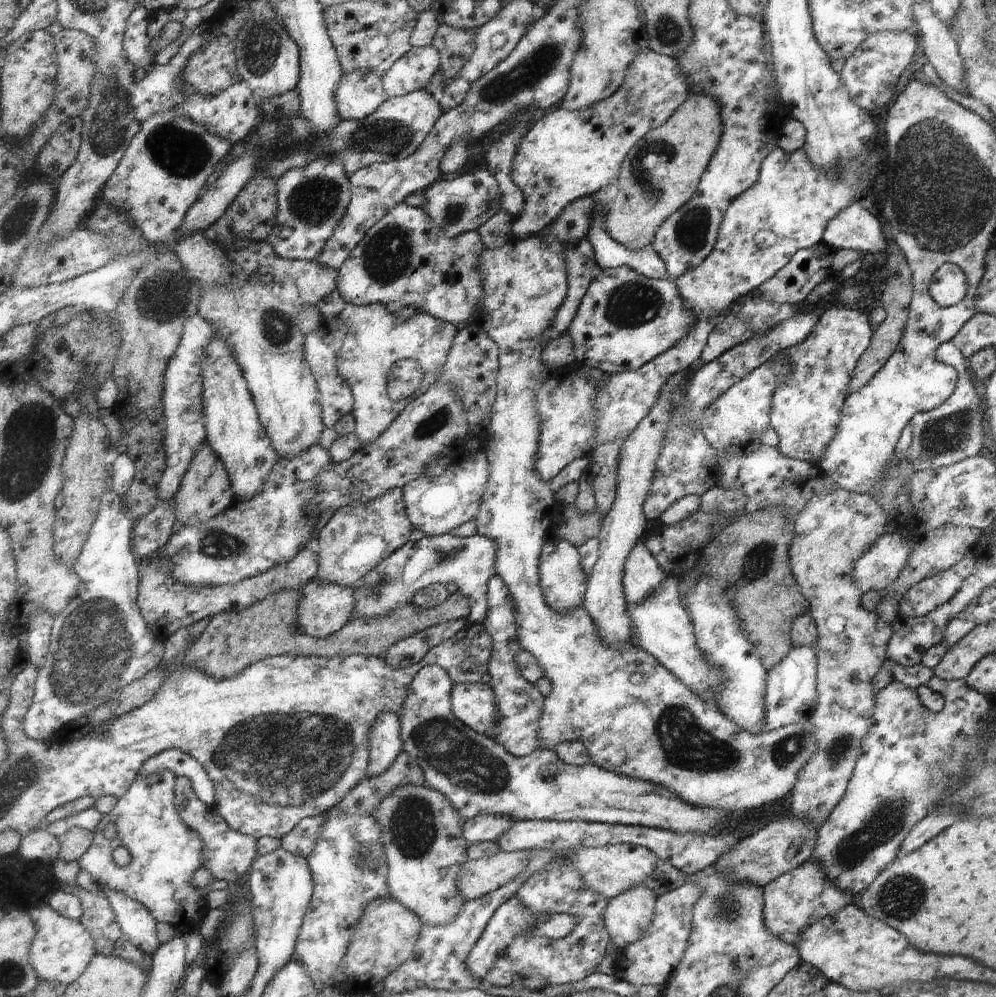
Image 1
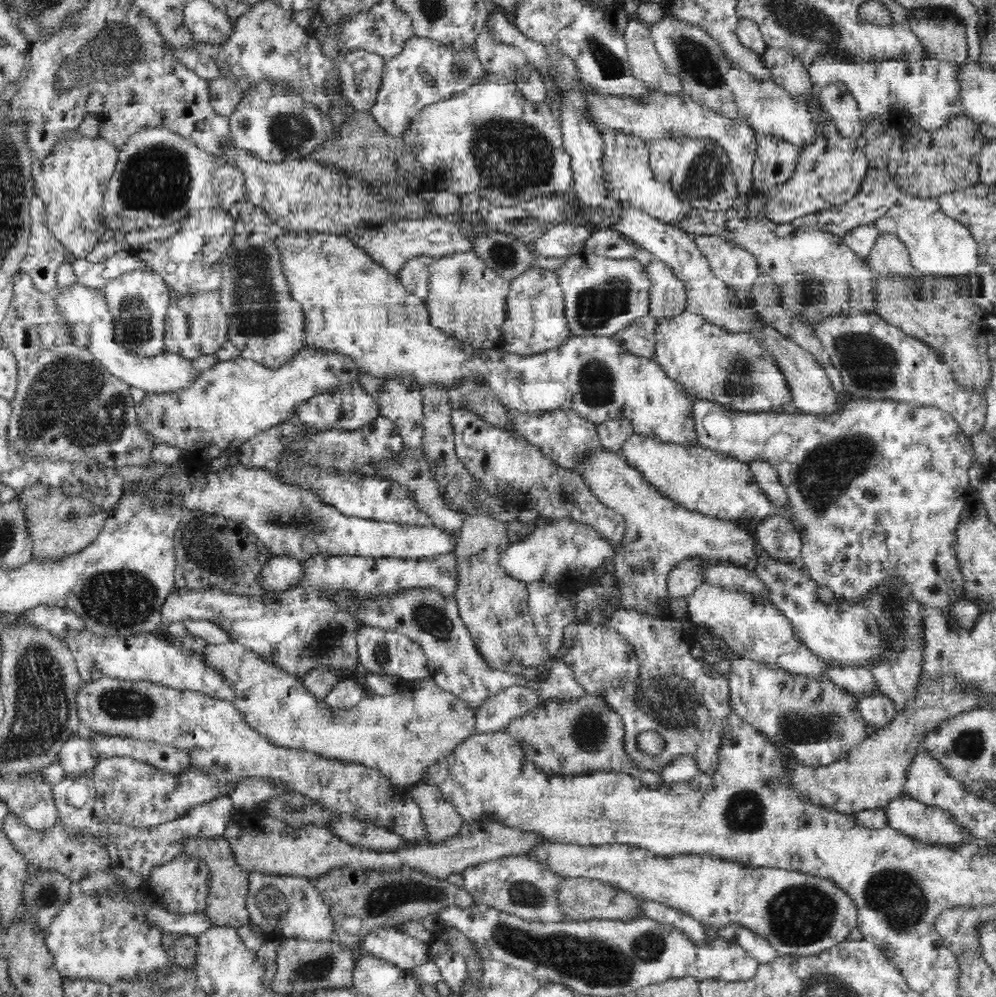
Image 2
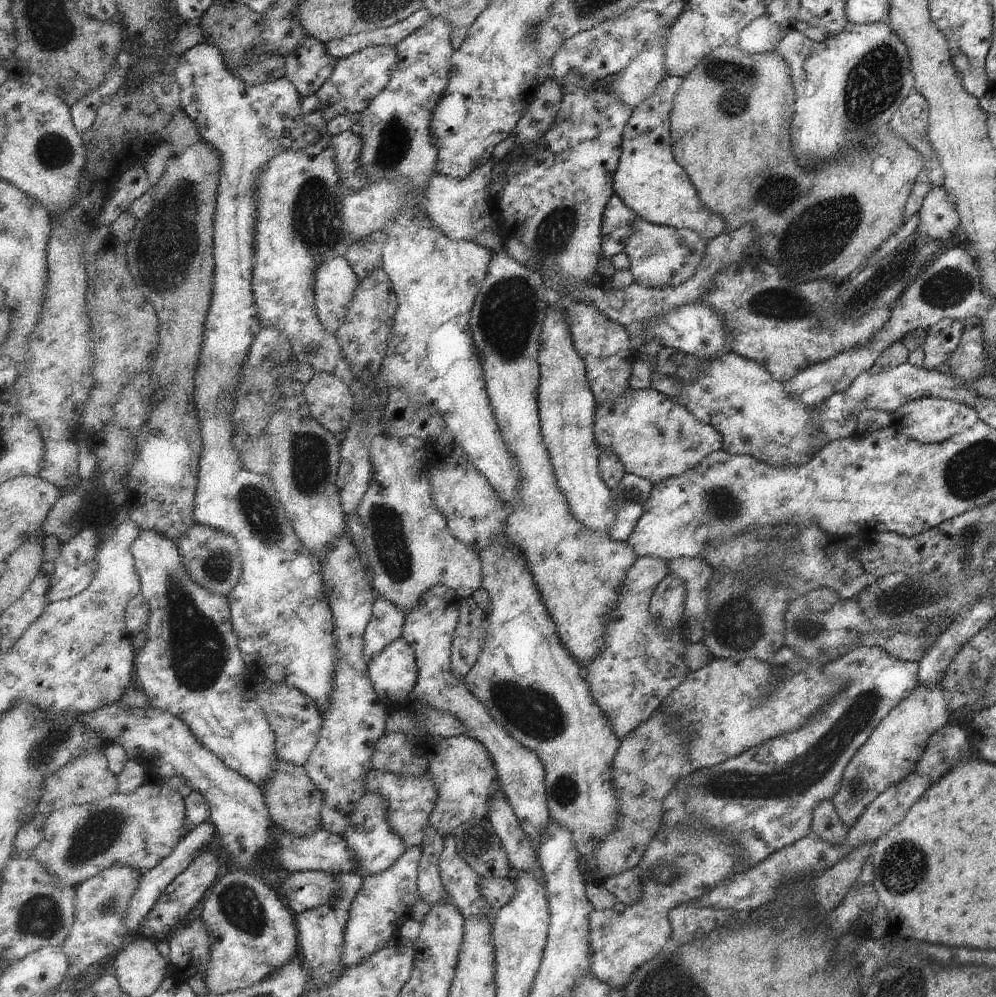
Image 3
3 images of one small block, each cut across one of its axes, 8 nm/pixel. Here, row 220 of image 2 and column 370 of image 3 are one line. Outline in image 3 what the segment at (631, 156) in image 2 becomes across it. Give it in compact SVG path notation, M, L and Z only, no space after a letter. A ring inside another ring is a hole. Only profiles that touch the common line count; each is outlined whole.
M403 637L390 644L381 654L378 654L368 663L368 671L376 693L388 706L393 702L407 702L408 694L414 692L420 676L420 668L416 661L416 652L408 640Z

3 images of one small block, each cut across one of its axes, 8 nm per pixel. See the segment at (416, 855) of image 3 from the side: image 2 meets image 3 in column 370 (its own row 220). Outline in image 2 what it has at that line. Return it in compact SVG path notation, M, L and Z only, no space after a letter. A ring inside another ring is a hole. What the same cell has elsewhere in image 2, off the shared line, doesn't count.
M902 194L896 204L884 216L874 222L880 234L896 234L909 251L911 264L919 273L936 277L969 276L979 264L979 245L971 234L971 230L964 223L948 216L935 198L917 197Z

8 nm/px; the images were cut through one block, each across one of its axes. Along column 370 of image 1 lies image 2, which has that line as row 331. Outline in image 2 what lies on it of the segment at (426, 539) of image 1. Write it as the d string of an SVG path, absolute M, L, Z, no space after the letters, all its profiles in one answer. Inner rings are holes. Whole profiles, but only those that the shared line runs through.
M583 253L568 257L564 265L555 272L560 287L564 289L566 319L570 323L572 335L612 337L618 331L628 328L637 319L651 314L652 280L648 277L647 268L636 259L615 260Z

